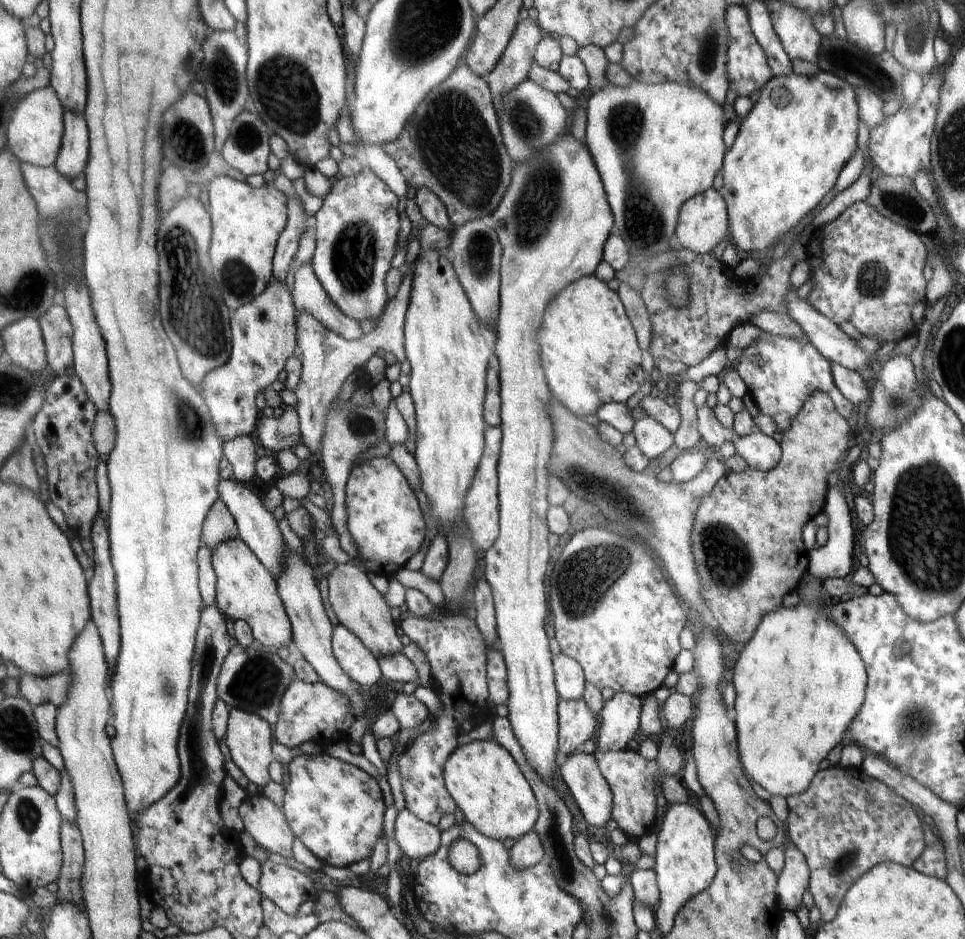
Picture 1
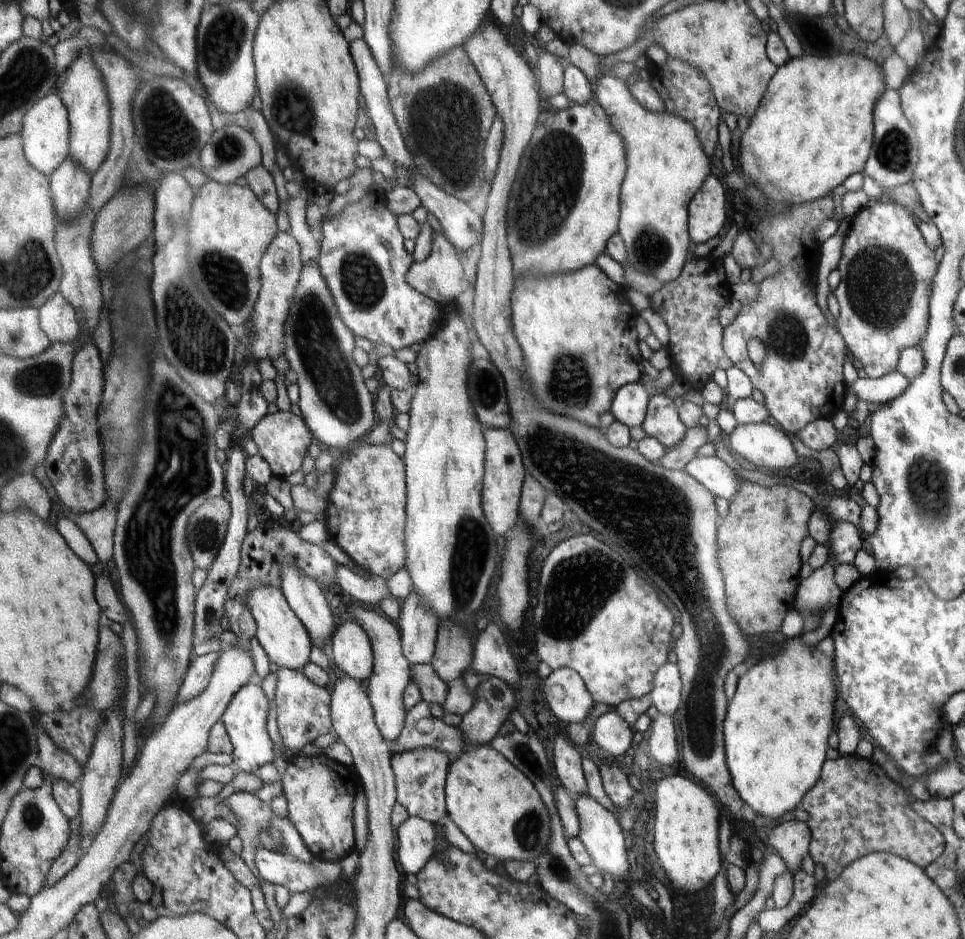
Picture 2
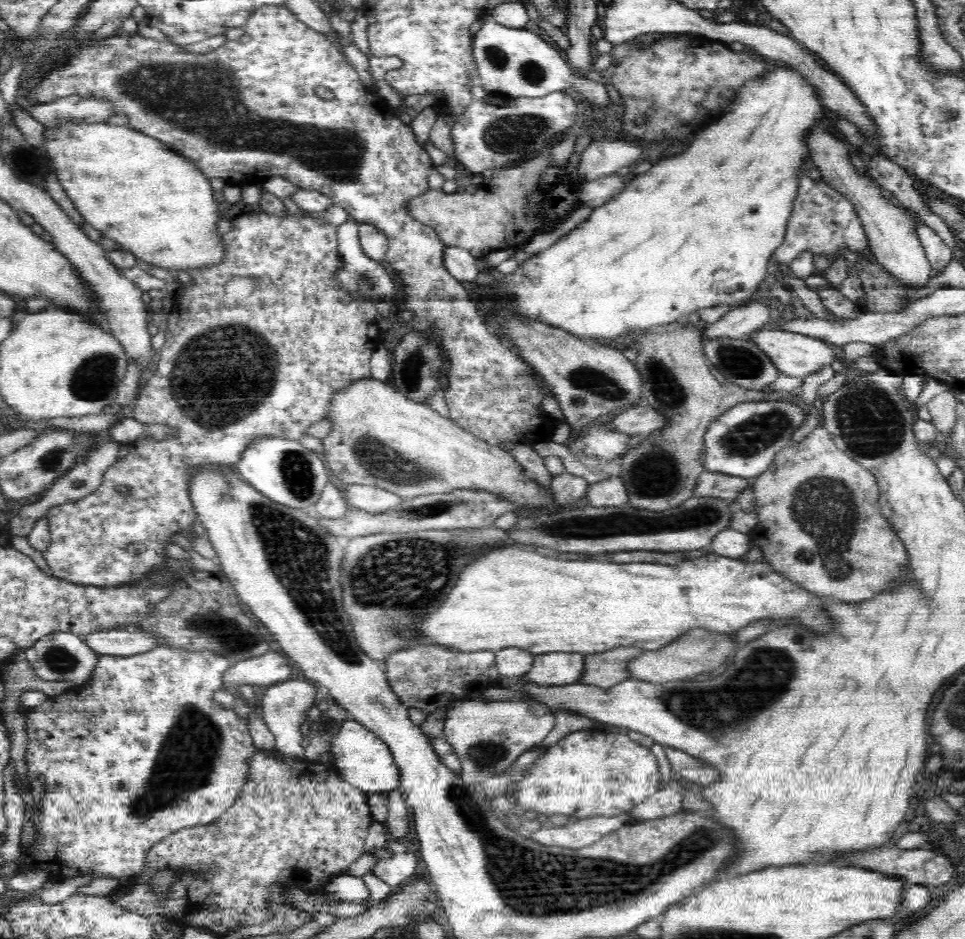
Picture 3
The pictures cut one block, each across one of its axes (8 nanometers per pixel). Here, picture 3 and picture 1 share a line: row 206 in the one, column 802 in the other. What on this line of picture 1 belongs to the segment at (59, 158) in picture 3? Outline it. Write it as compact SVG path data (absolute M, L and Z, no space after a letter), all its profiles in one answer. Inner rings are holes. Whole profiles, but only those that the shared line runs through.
M822 70L812 77L797 75L792 72L789 75L773 76L762 89L760 98L758 98L752 110L741 119L739 132L732 147L727 149L727 154L724 157L724 168L721 170L723 185L720 189L720 194L723 195L731 218L729 241L736 250L744 250L744 252L762 252L764 248L772 246L776 240L781 240L782 236L786 235L786 232L790 232L792 226L796 226L804 218L804 214L812 212L820 204L820 200L829 194L836 184L842 168L858 149L856 145L859 118L858 98L854 87L849 85L843 78Z

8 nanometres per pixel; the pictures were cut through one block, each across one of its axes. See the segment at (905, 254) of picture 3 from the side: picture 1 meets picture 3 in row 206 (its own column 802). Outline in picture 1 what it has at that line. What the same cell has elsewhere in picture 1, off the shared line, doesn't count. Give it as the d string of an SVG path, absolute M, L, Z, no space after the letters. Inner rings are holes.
M789 844L785 847L785 863L778 875L778 895L786 910L795 914L803 902L809 878L805 856L794 844Z

